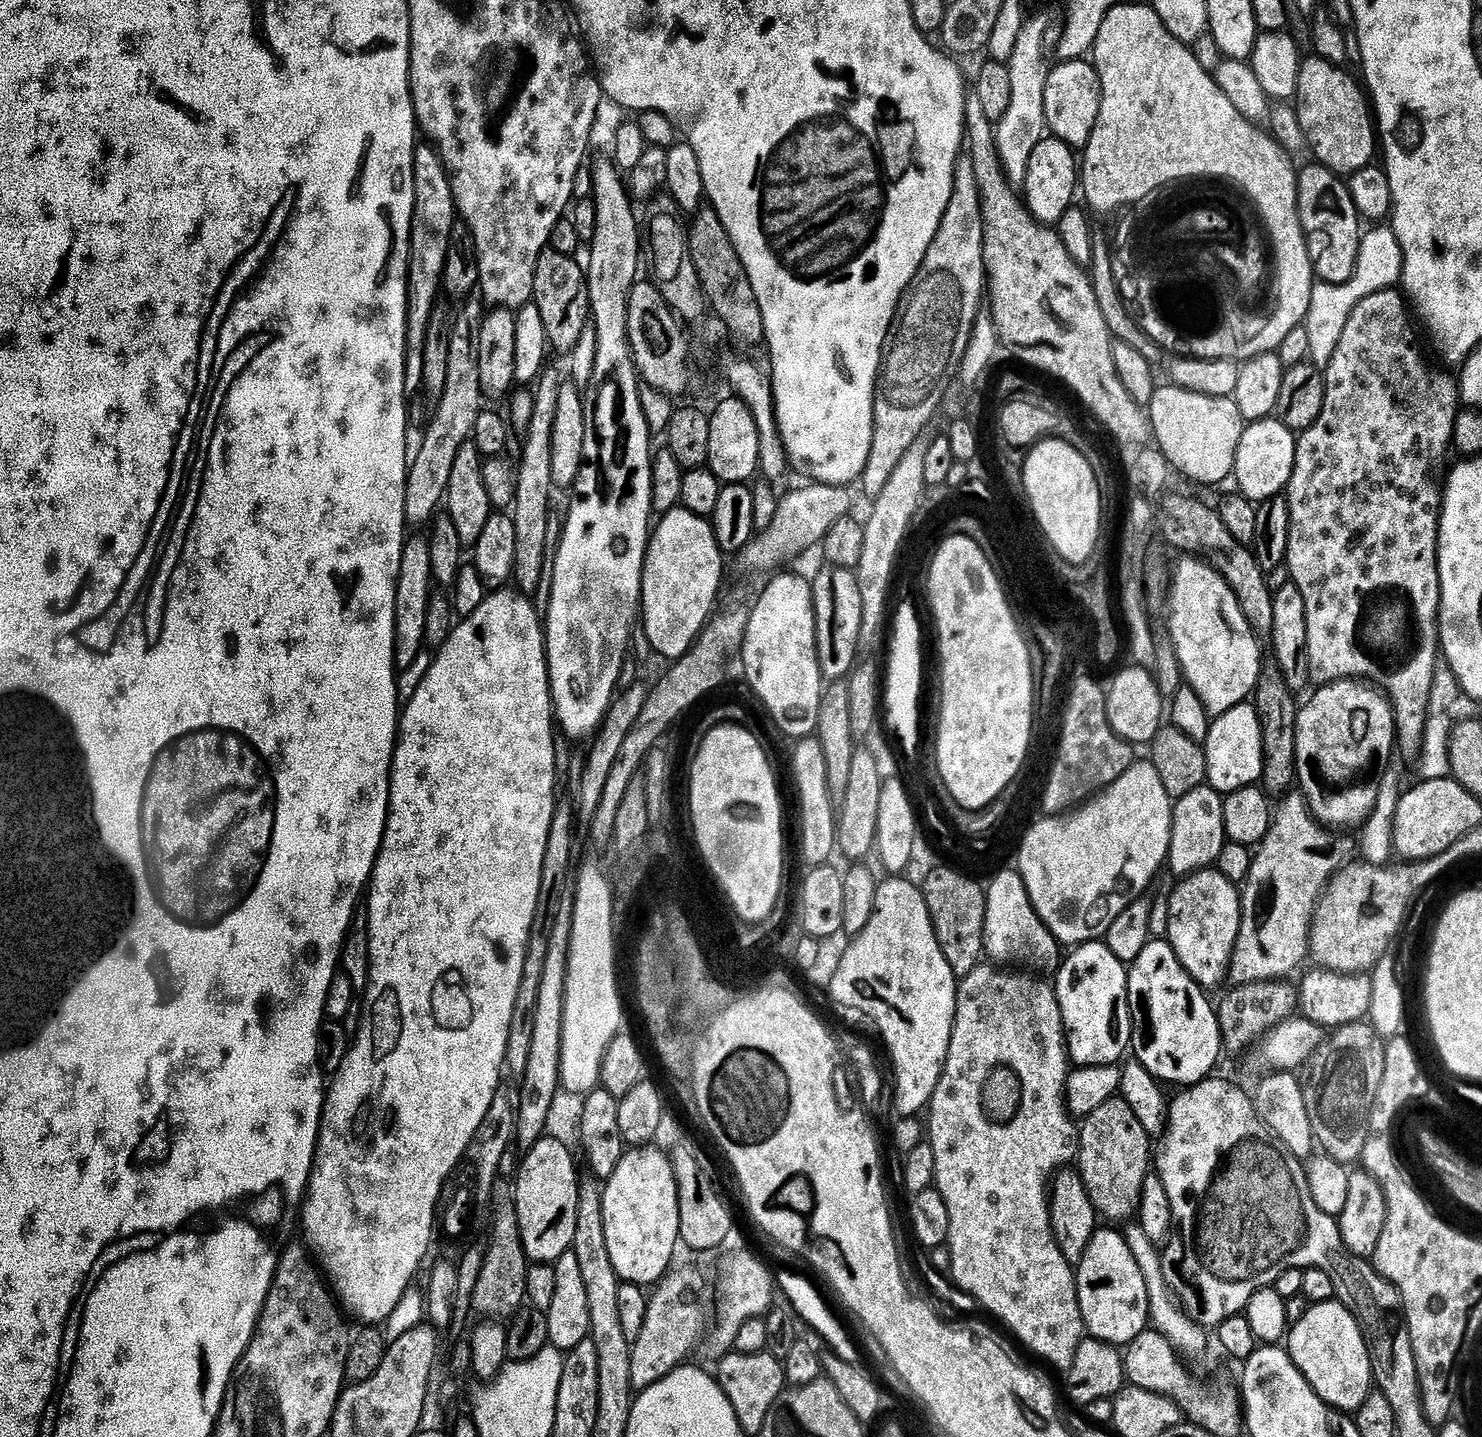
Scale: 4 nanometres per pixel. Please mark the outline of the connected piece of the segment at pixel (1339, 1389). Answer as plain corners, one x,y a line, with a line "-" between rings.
1333,1298
1320,1303
1313,1303
1304,1312
1300,1321
1291,1325
1286,1336
1286,1351
1288,1357
1294,1362
1297,1373
1308,1383
1307,1387
1321,1396
1330,1407
1345,1414
1354,1414
1366,1402
1366,1398
1374,1390
1371,1368
1371,1354
1368,1342
1365,1339
1364,1329
1361,1327
1356,1314
1341,1303
1339,1299

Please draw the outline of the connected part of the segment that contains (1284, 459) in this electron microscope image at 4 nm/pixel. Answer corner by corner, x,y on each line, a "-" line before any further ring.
1278,418
1253,420
1241,431
1234,469
1235,487
1241,496
1253,502
1272,502
1287,489
1296,461
1297,439
1297,433

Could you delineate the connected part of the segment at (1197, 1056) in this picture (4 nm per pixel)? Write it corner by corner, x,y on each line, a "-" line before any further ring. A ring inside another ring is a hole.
1152,938
1128,968
1128,1005
1132,1011
1131,1051
1135,1059
1165,1085
1191,1086
1213,1075
1212,1067
1220,1056
1220,1044
1222,1048
1222,1033
1217,1009
1204,996
1207,996
1205,989
1184,969
1167,939

